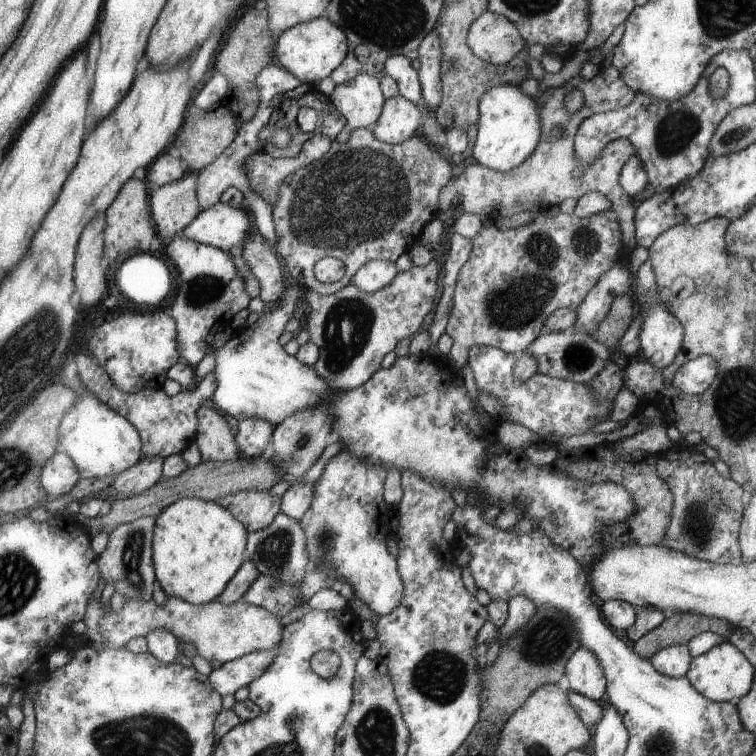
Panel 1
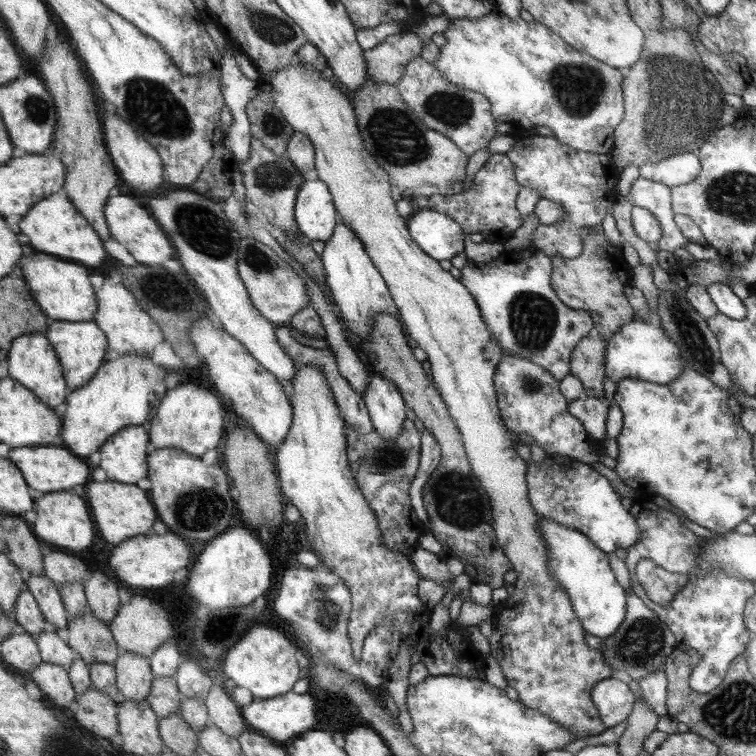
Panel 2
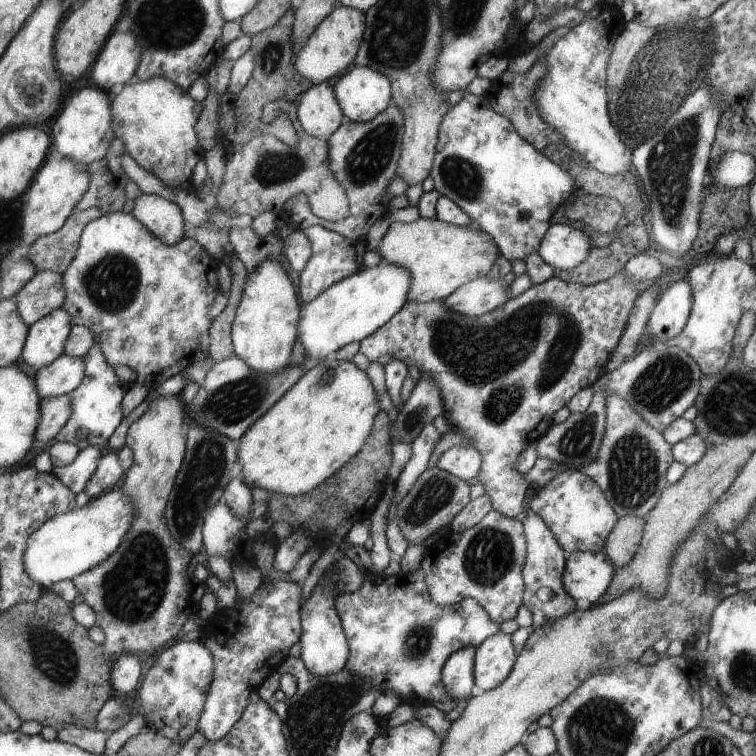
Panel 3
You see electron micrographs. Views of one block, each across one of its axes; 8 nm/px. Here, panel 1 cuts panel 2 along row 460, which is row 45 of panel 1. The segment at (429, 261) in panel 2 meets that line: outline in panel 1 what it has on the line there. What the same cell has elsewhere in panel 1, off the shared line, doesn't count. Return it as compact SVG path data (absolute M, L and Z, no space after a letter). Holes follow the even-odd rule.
M491 10L480 15L480 20L472 25L472 48L476 48L475 56L495 65L505 65L515 58L516 54L526 46L526 41L522 40L522 33L519 28L508 17Z

